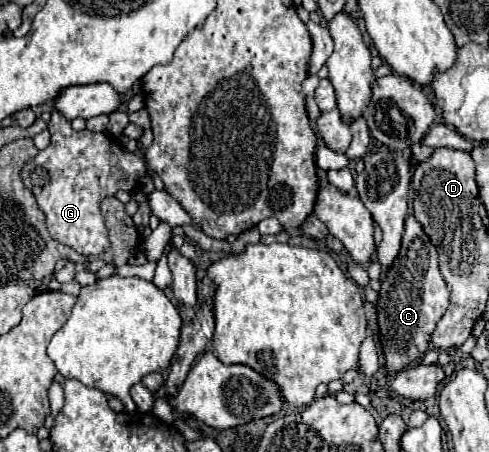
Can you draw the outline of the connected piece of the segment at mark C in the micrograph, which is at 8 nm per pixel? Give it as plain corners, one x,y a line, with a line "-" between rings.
409,214
405,220
401,252
393,264
393,270
381,276
381,292
377,304
381,346
389,372
399,372
407,364
421,360
431,342
431,332
435,330
437,320
445,314
447,306
449,290
439,274
437,250
421,230
421,224
413,218
413,214

